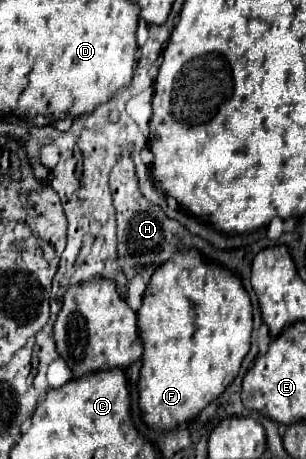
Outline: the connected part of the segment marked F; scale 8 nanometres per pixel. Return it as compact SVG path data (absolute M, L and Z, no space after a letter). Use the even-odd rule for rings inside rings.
M187 250L187 252L177 252L163 268L155 270L155 276L151 276L151 282L147 284L147 290L143 294L143 306L137 312L139 316L139 330L141 330L141 340L143 340L143 366L141 366L141 376L139 376L139 406L143 410L143 420L155 428L155 430L173 430L189 420L189 416L197 416L211 400L215 400L223 390L235 380L239 374L241 362L245 354L249 352L249 342L251 342L251 330L253 330L253 306L251 306L251 296L243 288L241 280L231 272L225 270L223 266L209 264L205 256L199 254L199 250Z

